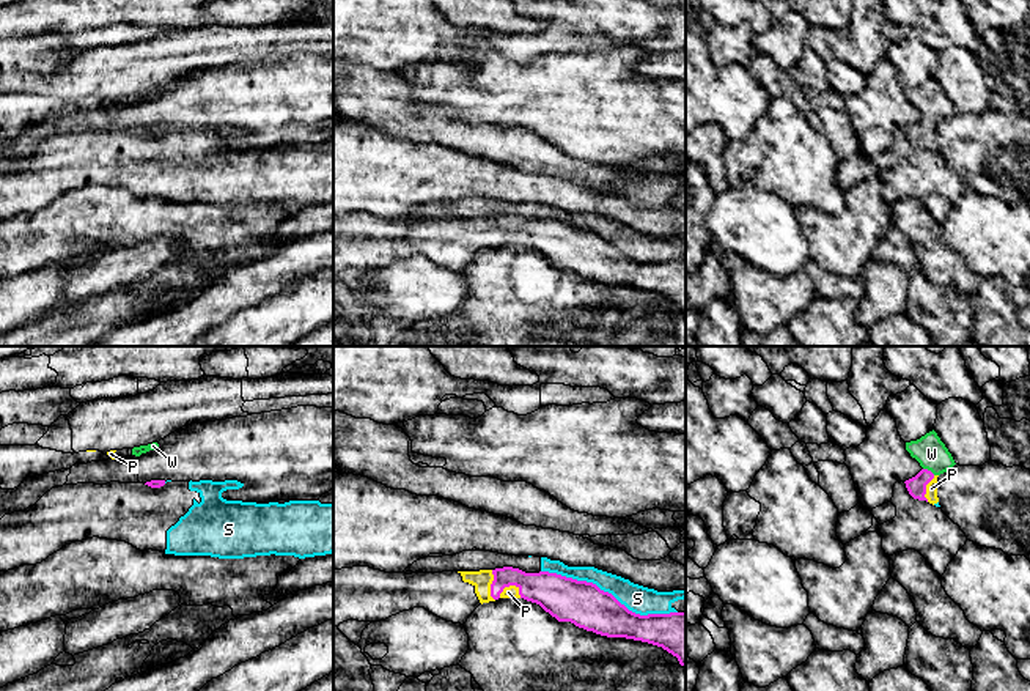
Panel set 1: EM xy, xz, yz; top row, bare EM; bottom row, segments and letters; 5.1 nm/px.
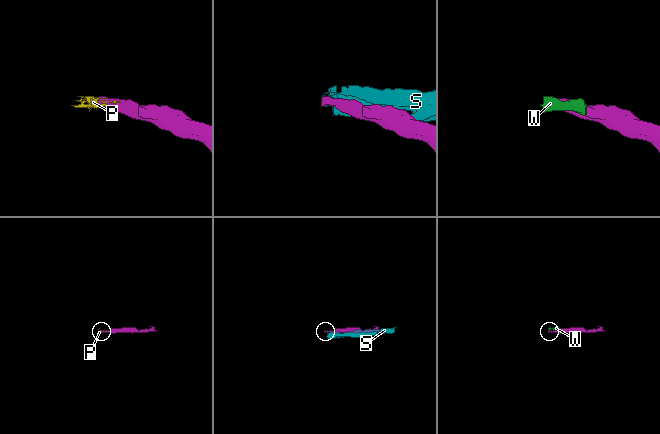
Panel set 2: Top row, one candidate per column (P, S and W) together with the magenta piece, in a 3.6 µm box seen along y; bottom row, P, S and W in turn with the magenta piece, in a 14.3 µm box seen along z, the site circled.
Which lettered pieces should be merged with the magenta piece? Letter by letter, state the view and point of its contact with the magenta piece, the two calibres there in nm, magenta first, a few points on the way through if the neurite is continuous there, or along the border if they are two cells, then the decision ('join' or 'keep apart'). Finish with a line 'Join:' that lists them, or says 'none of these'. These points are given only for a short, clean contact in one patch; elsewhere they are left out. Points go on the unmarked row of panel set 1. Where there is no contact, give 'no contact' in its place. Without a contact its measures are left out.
P: meets magenta in xz at (507, 233); 190 nm thick on the magenta side, 60 nm on the other; join
S: meets magenta in xz at (607, 240); 220 nm thick on the magenta side, 140 nm on the other; keep apart
W: meets magenta in yz at (930, 118); 100 nm thick on the magenta side, 160 nm on the other; join
Join: P, W

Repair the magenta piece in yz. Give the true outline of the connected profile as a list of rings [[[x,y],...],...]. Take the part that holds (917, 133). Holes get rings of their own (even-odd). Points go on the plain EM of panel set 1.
[[[934,77],[917,88],[906,90],[906,98],[923,115],[904,129],[909,142],[933,153],[937,151],[937,124],[956,112],[951,101]]]

